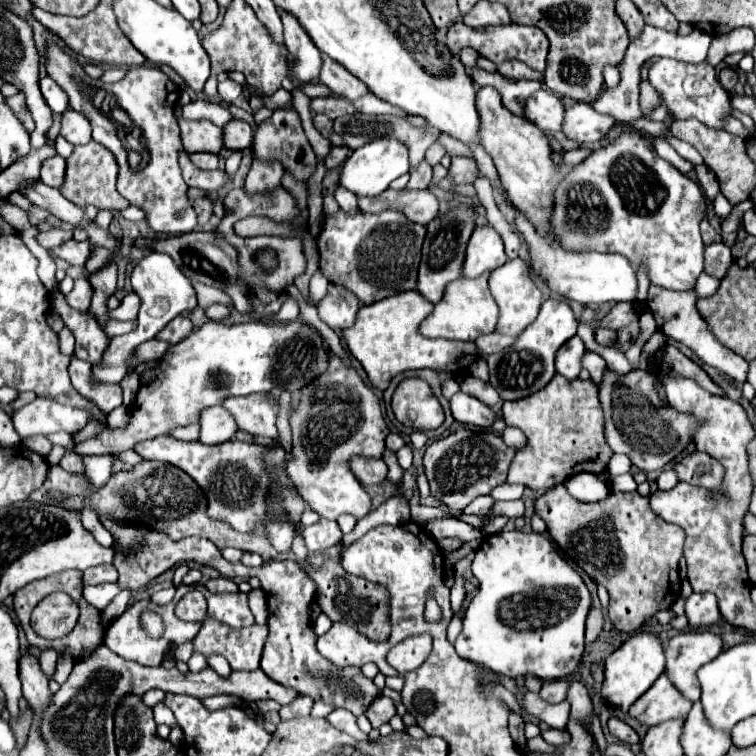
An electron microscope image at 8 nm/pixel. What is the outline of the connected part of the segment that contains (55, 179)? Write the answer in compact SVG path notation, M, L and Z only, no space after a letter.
M60 154L50 156L48 160L44 160L44 166L42 166L42 182L58 188L62 184L64 168L66 168L66 164L64 164L64 158Z

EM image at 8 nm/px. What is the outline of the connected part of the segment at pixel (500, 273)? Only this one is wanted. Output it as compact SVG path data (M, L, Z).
M520 258L508 260L502 268L494 270L490 276L490 292L500 308L500 318L496 324L496 332L504 336L518 336L524 332L524 328L536 320L540 304L542 304L542 292L536 286L536 282L526 272L526 262Z

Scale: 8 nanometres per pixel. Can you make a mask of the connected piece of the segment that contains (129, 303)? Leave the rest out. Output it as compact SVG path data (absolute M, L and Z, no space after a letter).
M130 292L122 298L122 304L116 310L110 310L108 318L114 320L134 320L140 308L140 298L135 292Z

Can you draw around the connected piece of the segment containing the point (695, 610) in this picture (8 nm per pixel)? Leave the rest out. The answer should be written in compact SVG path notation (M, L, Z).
M694 592L690 598L686 598L686 616L690 620L690 628L712 626L722 620L718 600L710 592L704 594Z

